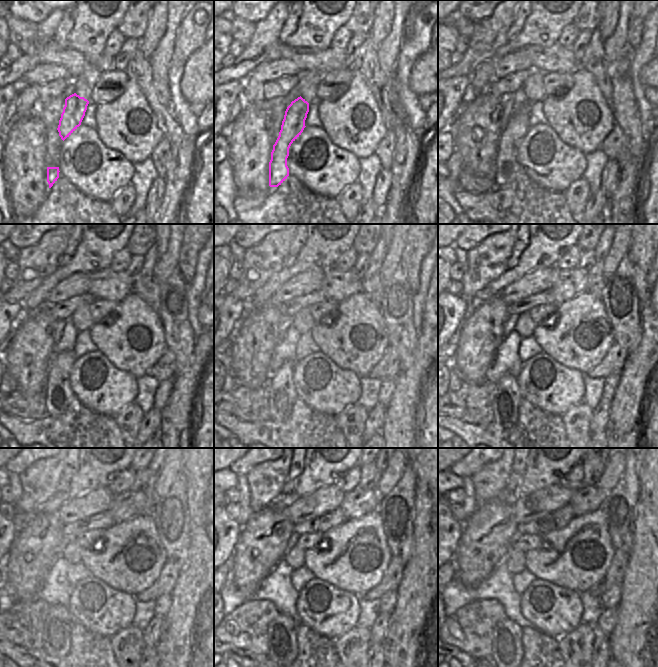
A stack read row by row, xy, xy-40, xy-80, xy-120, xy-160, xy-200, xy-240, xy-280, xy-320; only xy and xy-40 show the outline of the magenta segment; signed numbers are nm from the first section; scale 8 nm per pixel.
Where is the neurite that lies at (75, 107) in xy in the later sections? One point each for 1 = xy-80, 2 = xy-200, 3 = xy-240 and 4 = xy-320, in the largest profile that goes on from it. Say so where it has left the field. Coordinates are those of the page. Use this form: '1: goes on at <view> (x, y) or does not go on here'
1: goes on at xy-80 (507, 168)
2: goes on at xy-200 (506, 401)
3: goes on at xy-240 (57, 633)
4: goes on at xy-320 (507, 649)

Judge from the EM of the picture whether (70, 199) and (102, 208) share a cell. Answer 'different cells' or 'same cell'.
same cell

